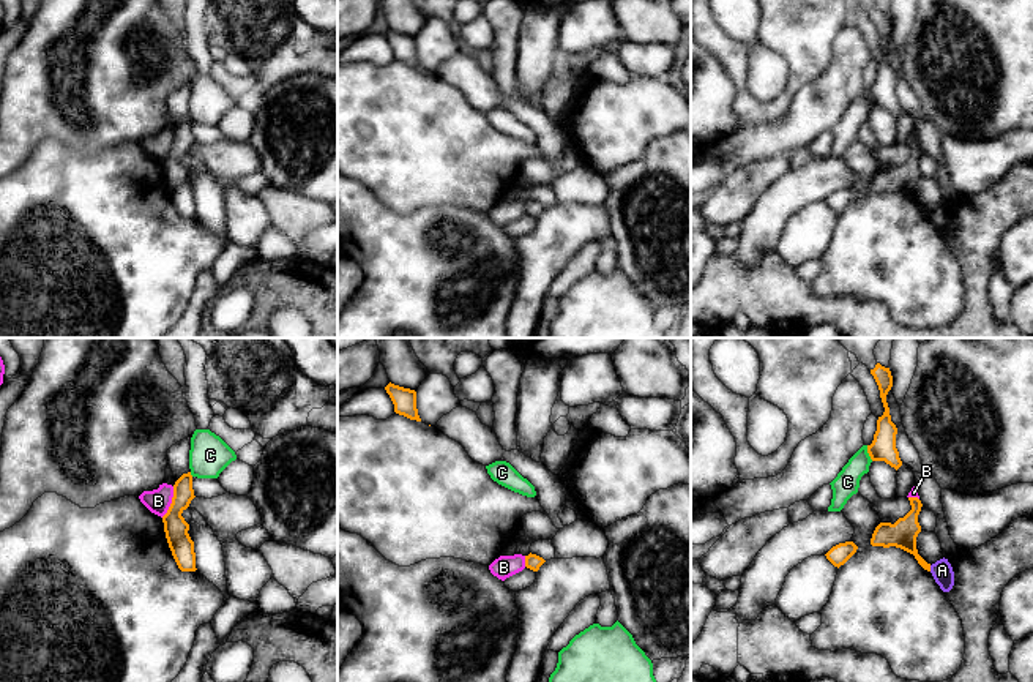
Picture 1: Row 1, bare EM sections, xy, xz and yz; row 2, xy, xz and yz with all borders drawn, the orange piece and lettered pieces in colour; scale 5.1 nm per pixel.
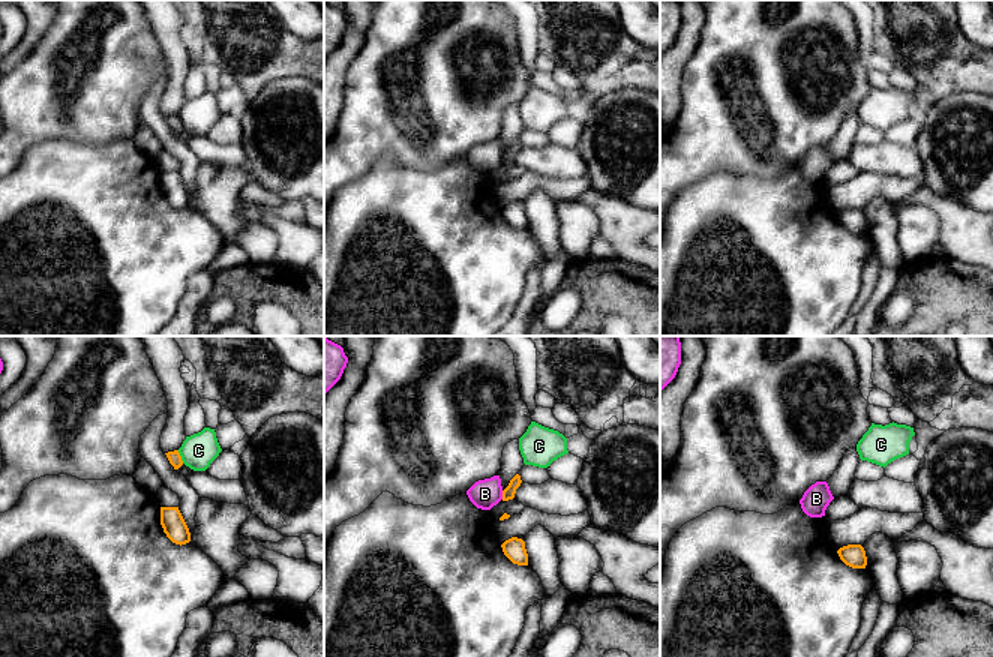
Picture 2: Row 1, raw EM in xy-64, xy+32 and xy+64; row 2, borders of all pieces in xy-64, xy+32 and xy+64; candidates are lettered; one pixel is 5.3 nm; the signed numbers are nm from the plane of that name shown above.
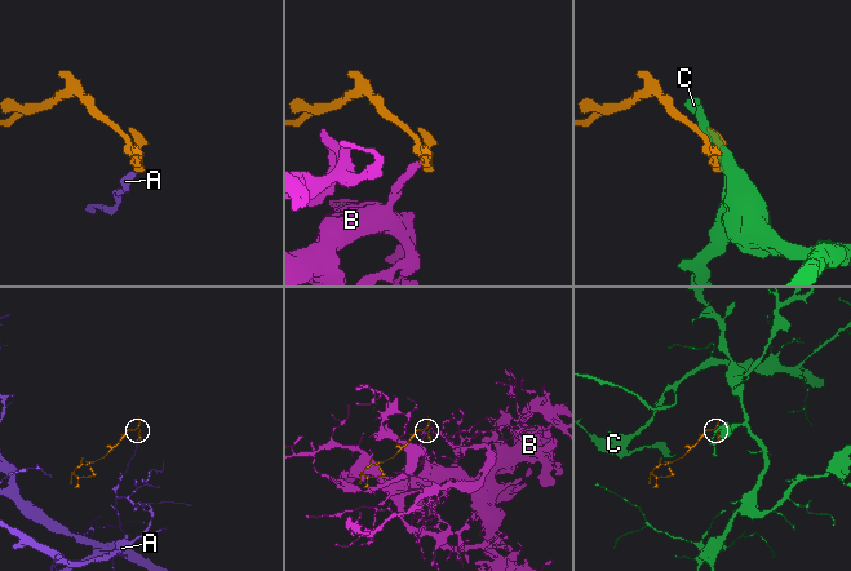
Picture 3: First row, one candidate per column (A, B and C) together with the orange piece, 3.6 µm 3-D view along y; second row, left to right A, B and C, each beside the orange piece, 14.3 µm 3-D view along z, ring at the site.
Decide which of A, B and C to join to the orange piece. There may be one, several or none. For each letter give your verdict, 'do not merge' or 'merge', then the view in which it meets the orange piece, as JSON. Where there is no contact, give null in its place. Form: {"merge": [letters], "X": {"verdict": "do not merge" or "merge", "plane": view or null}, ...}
{"merge": [], "A": {"verdict": "do not merge", "plane": "yz"}, "B": {"verdict": "do not merge", "plane": "xy"}, "C": {"verdict": "do not merge", "plane": "yz"}}

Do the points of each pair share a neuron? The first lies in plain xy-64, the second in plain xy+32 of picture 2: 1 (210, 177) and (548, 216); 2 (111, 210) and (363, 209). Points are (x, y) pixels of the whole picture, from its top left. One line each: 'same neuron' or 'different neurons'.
1: different neurons
2: same neuron

